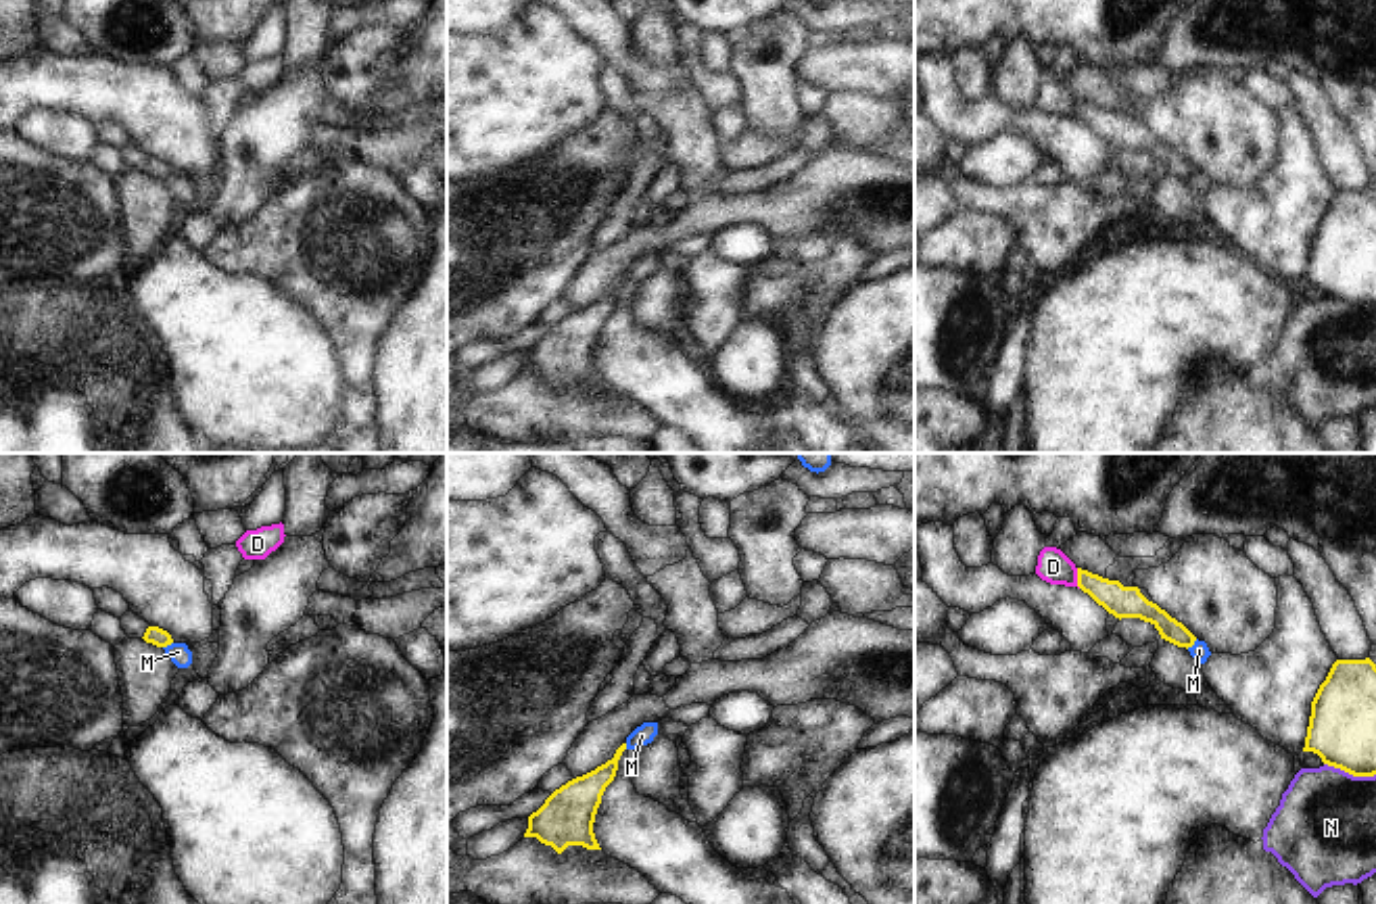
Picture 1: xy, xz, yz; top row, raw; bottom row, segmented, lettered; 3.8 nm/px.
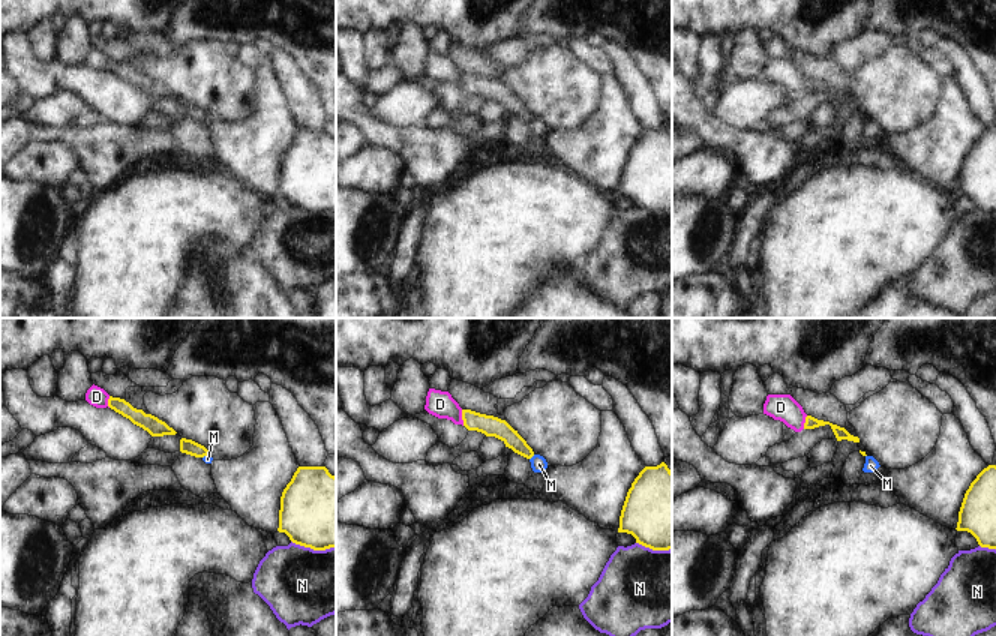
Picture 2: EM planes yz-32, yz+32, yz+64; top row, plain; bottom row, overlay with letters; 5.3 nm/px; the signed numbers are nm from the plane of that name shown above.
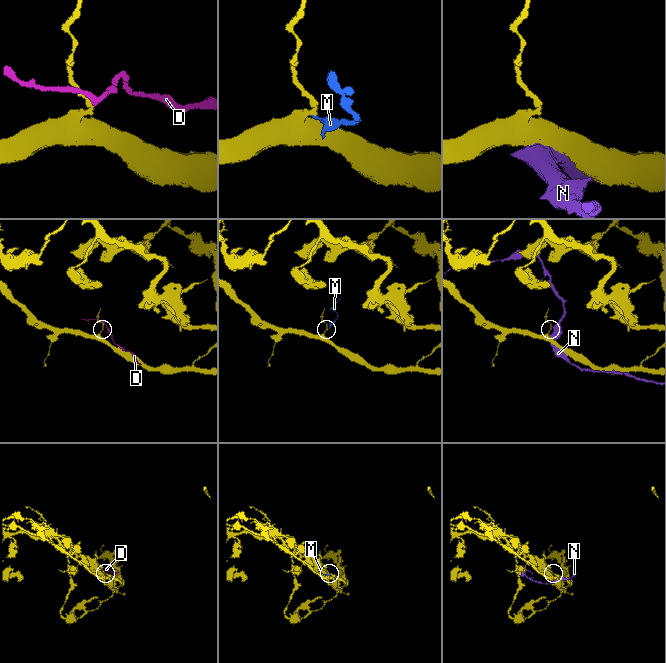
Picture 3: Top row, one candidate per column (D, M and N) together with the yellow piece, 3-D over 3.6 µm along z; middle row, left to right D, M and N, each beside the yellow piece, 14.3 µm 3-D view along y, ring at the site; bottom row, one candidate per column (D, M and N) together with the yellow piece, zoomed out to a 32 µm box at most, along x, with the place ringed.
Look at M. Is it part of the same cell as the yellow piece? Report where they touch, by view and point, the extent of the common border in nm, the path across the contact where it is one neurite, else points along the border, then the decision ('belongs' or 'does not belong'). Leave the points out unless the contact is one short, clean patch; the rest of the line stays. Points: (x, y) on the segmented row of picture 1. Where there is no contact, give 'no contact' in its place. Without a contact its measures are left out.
meets yellow in yz at (1191, 646); contact 60 nm long; border along yz (1197, 639), (1187, 648); does not belong

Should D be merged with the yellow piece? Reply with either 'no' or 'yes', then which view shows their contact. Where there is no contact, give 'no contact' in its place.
no; contact in yz

